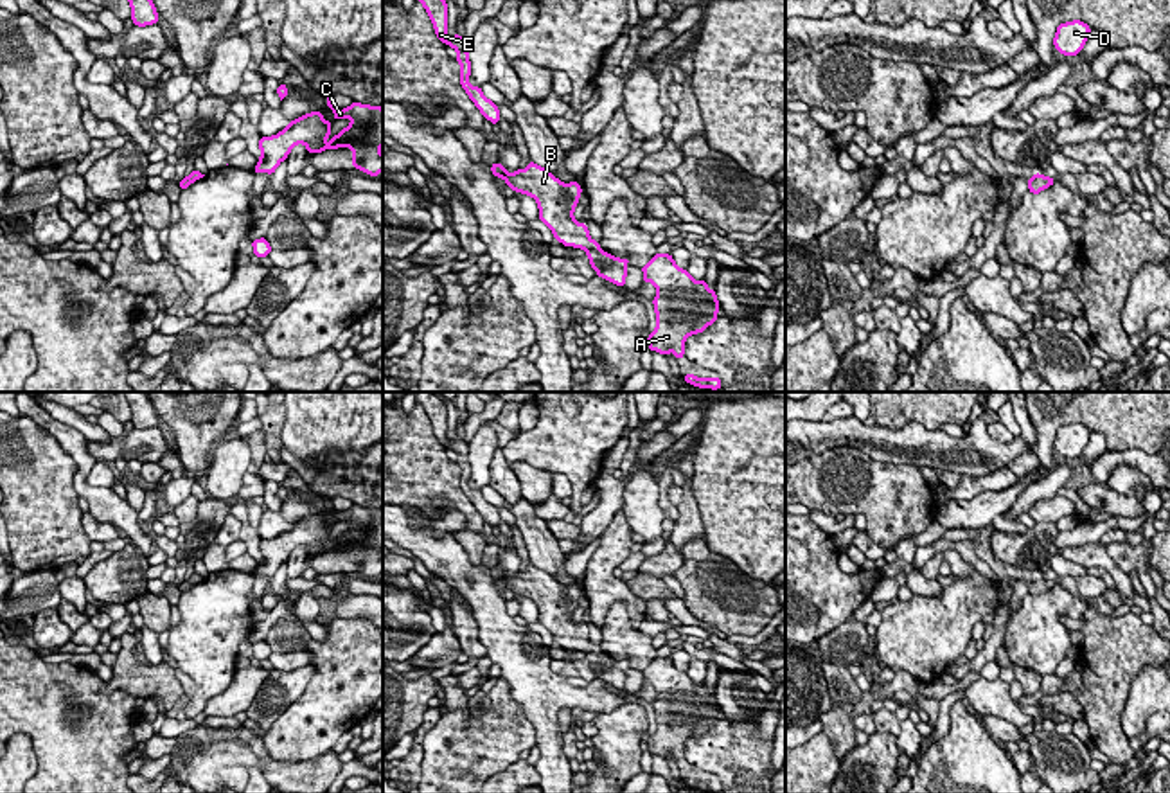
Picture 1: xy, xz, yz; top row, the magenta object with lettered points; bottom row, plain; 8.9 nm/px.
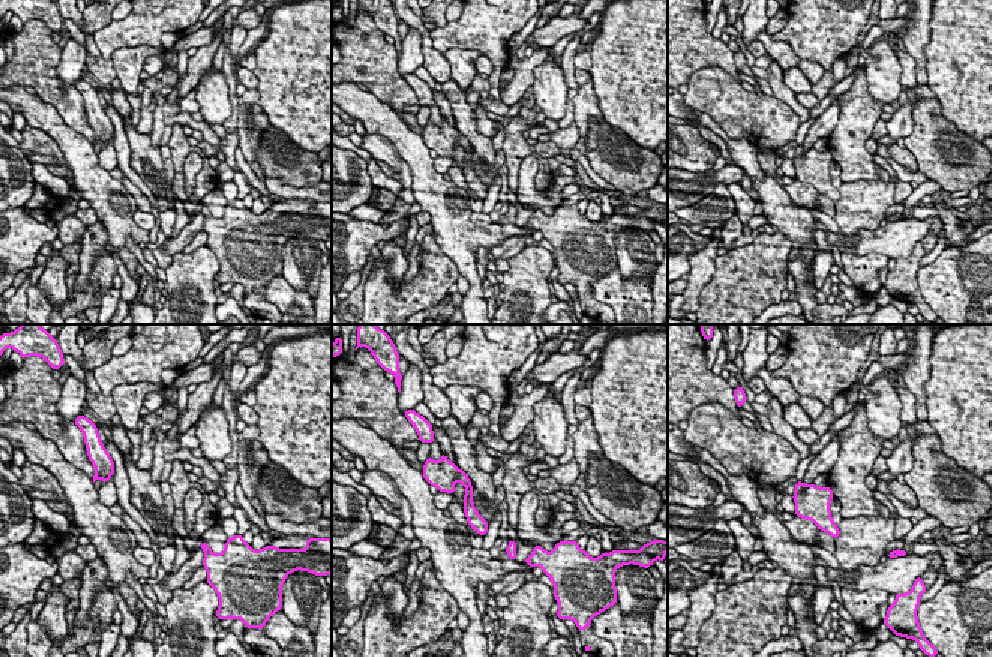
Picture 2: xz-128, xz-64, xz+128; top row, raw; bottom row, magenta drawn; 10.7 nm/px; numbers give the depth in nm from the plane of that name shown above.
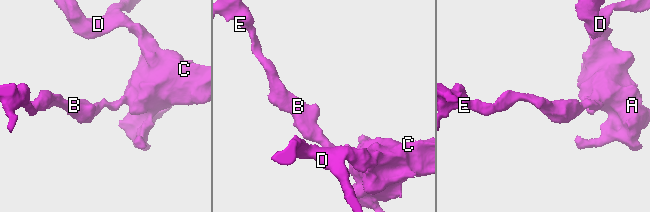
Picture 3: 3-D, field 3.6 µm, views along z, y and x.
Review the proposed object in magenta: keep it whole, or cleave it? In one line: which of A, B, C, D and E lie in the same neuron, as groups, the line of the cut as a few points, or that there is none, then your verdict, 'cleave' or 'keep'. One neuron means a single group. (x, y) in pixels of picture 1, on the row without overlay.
groups A B C D E; cut none; keep

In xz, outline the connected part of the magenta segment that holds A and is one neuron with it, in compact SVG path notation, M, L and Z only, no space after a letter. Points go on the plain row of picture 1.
M670 656L652 658L642 674L642 685L652 685L658 694L652 701L656 732L647 741L649 752L663 759L672 753L679 762L685 759L685 743L717 723L721 708L715 692L710 694L705 682L694 683Z

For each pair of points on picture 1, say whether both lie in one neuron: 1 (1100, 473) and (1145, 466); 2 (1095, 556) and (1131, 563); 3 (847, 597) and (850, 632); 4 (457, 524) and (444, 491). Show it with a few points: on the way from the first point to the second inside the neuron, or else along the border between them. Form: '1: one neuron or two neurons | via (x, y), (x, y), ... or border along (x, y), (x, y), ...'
1: one neuron | via (1111, 463), (1116, 457), (1134, 457)
2: two neurons | border along (1104, 545), (1106, 552), (1129, 578)
3: two neurons | border along (852, 614), (815, 642)
4: two neurons | border along (417, 507), (430, 515), (455, 507), (469, 529)

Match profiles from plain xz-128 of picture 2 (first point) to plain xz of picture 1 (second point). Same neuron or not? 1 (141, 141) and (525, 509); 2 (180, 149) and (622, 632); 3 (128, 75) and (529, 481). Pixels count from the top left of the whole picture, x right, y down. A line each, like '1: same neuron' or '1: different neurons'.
1: same neuron
2: different neurons
3: same neuron

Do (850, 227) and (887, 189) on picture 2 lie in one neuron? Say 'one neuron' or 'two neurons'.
one neuron

